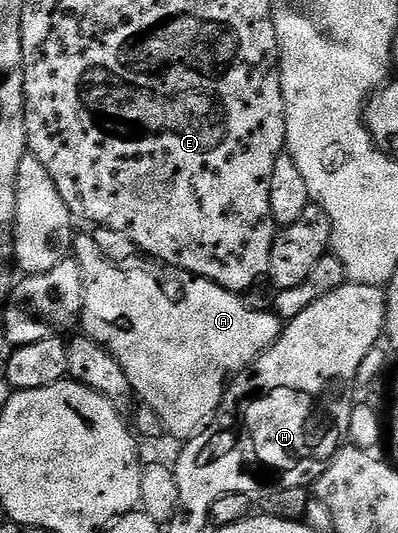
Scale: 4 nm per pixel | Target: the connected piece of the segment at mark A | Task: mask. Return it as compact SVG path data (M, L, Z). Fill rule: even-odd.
M75 235L72 241L72 256L77 260L80 266L80 274L82 275L82 285L84 286L84 302L82 303L82 315L80 324L85 335L90 336L97 344L102 344L116 358L116 362L120 362L120 366L124 366L124 374L128 374L128 382L132 389L133 395L137 397L143 404L147 404L152 410L156 410L156 414L160 414L160 422L166 427L167 433L172 437L175 436L178 442L185 442L191 436L202 431L204 425L213 420L216 415L216 406L221 404L222 396L225 395L228 381L237 376L240 372L245 372L253 365L262 353L266 352L276 341L278 335L282 332L284 324L281 319L273 311L257 312L254 308L249 308L245 304L243 297L236 292L230 292L227 288L221 288L219 284L213 284L211 280L202 280L202 305L199 306L198 312L190 309L190 304L186 300L173 300L168 293L162 289L162 284L154 276L149 276L146 272L129 272L126 268L117 268L112 261L106 260L106 256L102 253L102 248L90 236Z

